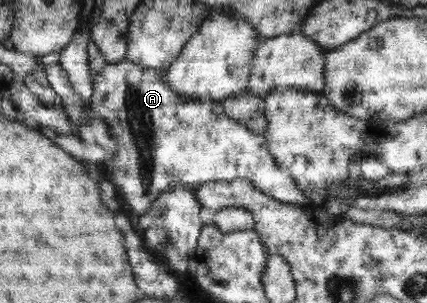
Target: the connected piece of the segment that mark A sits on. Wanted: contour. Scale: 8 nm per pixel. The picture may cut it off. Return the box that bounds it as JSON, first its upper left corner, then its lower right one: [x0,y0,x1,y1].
[90,57,315,216]

